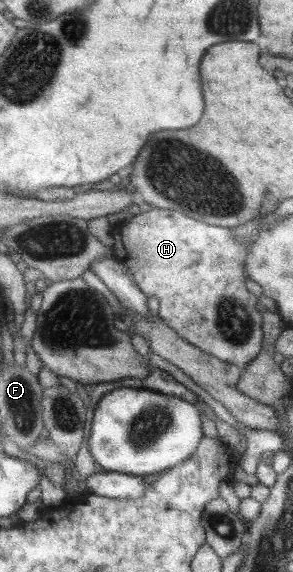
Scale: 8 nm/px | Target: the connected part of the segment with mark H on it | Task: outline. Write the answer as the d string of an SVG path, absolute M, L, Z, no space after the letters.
M151 208L146 212L135 214L127 223L121 223L116 226L112 237L113 240L116 241L112 247L112 255L122 258L122 261L131 272L132 278L135 280L137 287L143 292L143 295L152 295L157 298L157 315L171 327L172 330L175 330L177 334L187 341L187 343L198 347L200 350L203 350L205 353L217 359L232 363L236 368L239 368L240 371L243 371L246 363L250 362L258 354L258 351L263 348L261 345L263 339L262 313L255 309L255 305L257 305L258 302L257 297L247 291L246 279L243 277L244 269L242 268L242 263L247 253L248 243L246 243L246 241L240 241L233 232L229 232L227 227L203 223L178 211Z

